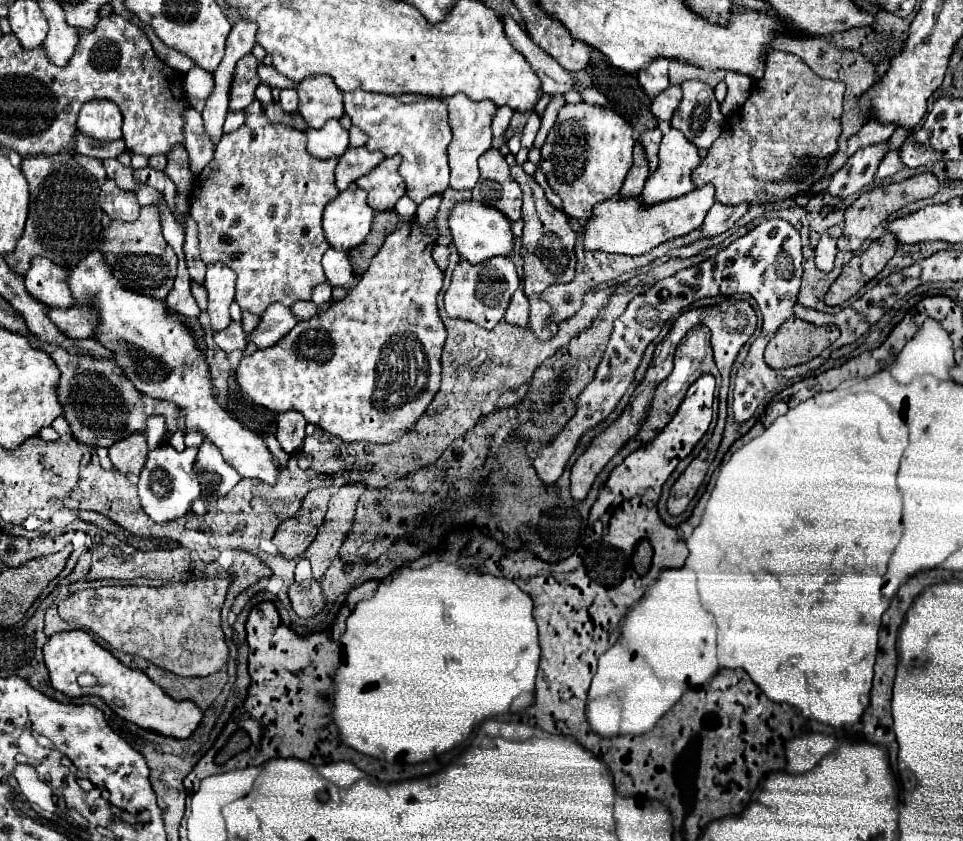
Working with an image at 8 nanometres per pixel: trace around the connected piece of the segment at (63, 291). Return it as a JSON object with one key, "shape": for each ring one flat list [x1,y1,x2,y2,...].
{"shape":[[36,256,24,280,26,280,28,294,40,300,42,304,48,304,50,308,76,306,76,300,68,286,68,270,54,264,52,260]]}

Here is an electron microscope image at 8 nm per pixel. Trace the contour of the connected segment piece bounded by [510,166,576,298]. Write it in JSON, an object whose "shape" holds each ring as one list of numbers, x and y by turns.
{"shape":[[512,166,510,174,524,192,524,206,522,206,524,234,522,234,520,256,524,260,522,288,524,288,524,294,530,298,530,296,542,294,552,284,572,282,574,268,576,268,576,252,574,252,576,232,570,228,568,216,562,210,556,210,550,206,550,202,544,196,544,190,532,176,528,176,520,166]]}

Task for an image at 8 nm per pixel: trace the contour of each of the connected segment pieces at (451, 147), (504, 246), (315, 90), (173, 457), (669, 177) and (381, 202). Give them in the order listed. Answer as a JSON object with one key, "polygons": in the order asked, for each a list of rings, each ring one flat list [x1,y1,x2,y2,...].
{"polygons":[[[456,94,450,98,444,98,448,104,448,114,450,114,450,128,452,128,452,142,448,144,448,162,450,168,449,185,462,190,474,188,480,172,478,172,478,158,492,148,492,132,490,132,490,122,492,116,496,114,496,106,488,104,488,100,474,102,464,94]],[[476,200,456,202,448,216,450,234,454,240,454,246,462,258,466,258,470,264,480,264,482,260,488,260,492,256,510,256,512,254,512,240,514,234,510,230,508,218,504,218,502,212,496,212,496,208,486,208]],[[308,76,298,84,298,112,304,116,310,128,322,128,328,120,340,118,344,114,342,108,342,92,328,80,328,76]],[[162,444,154,450,150,450,146,466,140,474,138,482,138,494,142,500,144,512,154,520,154,522,168,522,176,520,192,510,192,502,200,498,200,482,198,476,192,470,192,464,198,456,198,448,186,448,184,452,174,450,170,444]],[[674,128,664,134,662,142,660,142,660,152,658,152,658,168,656,172,652,172,646,180,646,186,638,198,638,202,642,206,654,206,654,204,660,204,660,202,666,202,666,200,672,200,672,198,678,198,678,196,684,196,688,192,692,192,696,186,692,184,690,180,690,174,692,170,700,164,700,156,698,156,698,148,694,144,688,144,688,140,684,140,684,136,680,136,680,132,676,132]],[[392,156,386,158,380,166,374,168,368,176,362,176,356,184,368,192,368,206,376,212,384,210,394,210,396,202,406,194,406,184,404,178,398,174,402,158]]]}

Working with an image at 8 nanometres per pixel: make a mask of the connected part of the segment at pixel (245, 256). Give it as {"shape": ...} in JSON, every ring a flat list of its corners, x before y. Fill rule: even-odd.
{"shape":[[254,100,248,108,246,108,246,122,230,132,230,134,222,134,218,146,216,146,216,152,214,152,214,160,200,172,200,176,196,178,194,182,194,190,192,190,192,196,190,196,190,216,194,218,196,226,198,226,198,240,200,240,200,258,204,264,224,264,228,266,230,270,236,272,238,280,236,280,236,296,234,300,238,302,238,306,242,310,248,310,256,316,262,316,266,312,266,308,274,302,282,302,282,304,296,304,300,300,310,300,312,296,312,288,322,284,324,282,324,270,322,270,322,254,328,250,328,240,324,236,324,230,322,230,322,210,324,206,338,196,338,188,334,184,334,168,338,164,338,158,326,158,326,160,320,160,320,158,314,158,308,154,306,150,306,134,304,132,292,132,292,128,280,128,280,126,272,126,268,124,268,120,264,120,264,114,262,114,262,108,260,108,260,102]]}

